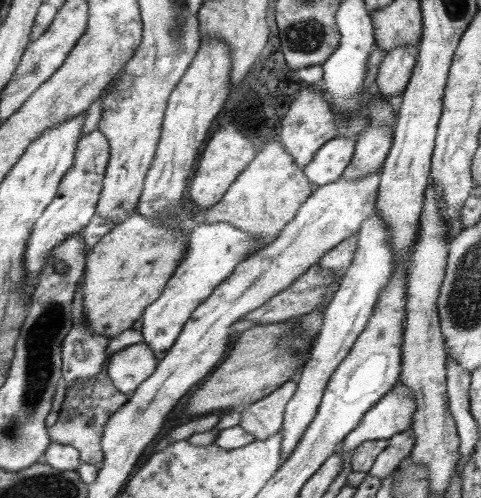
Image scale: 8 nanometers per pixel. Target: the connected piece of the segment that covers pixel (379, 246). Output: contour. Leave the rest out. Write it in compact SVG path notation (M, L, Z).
M378 210L362 223L357 236L358 244L350 267L346 270L338 290L323 310L323 323L317 334L316 344L312 346L310 357L303 364L300 379L296 380L296 392L287 402L281 428L283 434L281 464L288 460L302 434L305 433L306 427L316 416L330 377L344 357L350 354L358 335L365 329L381 290L388 288L388 282L396 266L393 263L392 247L390 247L390 229L384 223L384 219L378 215Z

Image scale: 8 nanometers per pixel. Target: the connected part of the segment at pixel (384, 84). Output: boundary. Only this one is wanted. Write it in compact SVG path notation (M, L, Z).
M414 46L389 50L379 64L375 80L378 93L390 96L396 102L409 83L416 59Z

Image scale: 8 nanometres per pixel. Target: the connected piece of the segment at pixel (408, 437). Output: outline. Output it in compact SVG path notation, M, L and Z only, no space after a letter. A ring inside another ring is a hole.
M406 429L389 438L388 446L376 457L369 473L376 478L386 478L392 475L400 464L408 460L415 443L414 431Z

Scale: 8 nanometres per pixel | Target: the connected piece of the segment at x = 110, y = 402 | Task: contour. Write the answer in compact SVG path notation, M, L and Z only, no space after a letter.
M110 355L106 361L105 369L102 374L94 378L79 378L75 386L70 386L66 395L60 420L49 428L53 441L60 444L72 445L81 450L81 457L84 463L101 465L105 459L103 449L103 438L111 418L123 406L131 400L132 395L124 394L118 386L115 385L114 379L109 370L111 363Z

